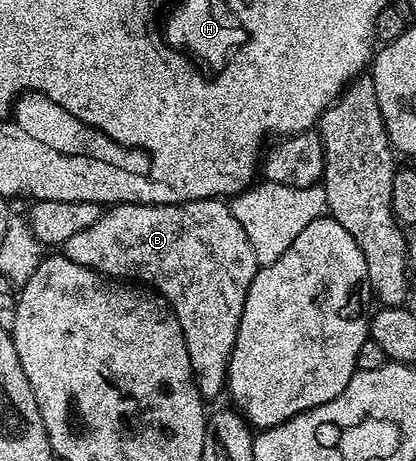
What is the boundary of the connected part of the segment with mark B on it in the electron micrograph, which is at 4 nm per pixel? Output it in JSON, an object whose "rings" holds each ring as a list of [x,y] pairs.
{"rings":[[[201,198],[175,206],[124,204],[109,207],[98,217],[96,224],[92,224],[92,228],[76,232],[76,236],[66,242],[64,253],[68,260],[97,274],[104,274],[107,279],[133,280],[153,287],[169,302],[180,320],[194,369],[194,382],[203,399],[211,400],[226,390],[226,373],[240,328],[240,316],[244,312],[244,300],[260,267],[252,252],[252,244],[248,244],[248,236],[244,236],[244,228],[240,228],[240,220],[232,216],[223,199]]]}

